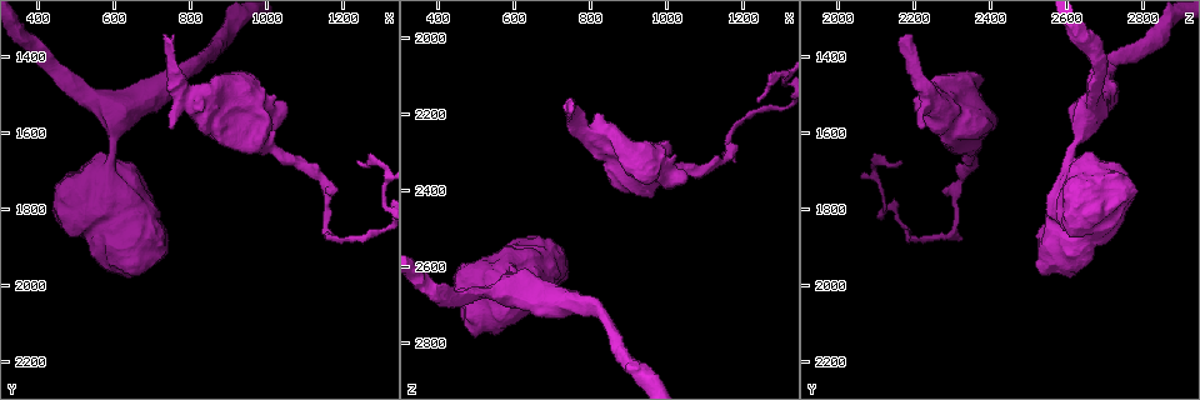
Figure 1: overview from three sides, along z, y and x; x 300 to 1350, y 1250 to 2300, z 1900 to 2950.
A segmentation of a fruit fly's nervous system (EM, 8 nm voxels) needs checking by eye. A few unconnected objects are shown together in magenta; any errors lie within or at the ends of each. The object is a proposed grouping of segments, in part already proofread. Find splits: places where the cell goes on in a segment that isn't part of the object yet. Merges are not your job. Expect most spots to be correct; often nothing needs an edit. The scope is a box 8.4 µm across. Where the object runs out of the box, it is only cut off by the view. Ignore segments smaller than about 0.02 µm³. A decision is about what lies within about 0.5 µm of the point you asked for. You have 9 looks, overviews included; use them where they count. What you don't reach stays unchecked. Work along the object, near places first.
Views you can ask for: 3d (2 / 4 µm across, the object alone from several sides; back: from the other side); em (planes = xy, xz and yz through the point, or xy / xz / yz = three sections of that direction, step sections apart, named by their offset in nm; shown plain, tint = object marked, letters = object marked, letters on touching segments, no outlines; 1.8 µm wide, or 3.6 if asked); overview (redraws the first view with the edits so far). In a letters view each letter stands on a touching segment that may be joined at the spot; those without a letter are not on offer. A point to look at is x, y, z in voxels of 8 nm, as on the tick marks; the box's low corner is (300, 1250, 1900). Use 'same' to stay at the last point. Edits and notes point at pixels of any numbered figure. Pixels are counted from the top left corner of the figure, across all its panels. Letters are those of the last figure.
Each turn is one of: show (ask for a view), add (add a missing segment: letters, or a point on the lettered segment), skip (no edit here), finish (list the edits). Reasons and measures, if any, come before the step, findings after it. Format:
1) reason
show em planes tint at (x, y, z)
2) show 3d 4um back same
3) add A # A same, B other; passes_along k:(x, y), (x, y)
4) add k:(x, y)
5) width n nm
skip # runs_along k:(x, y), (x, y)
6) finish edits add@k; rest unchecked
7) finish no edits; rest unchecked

show 3d 4um at (590, 1680, 2635)

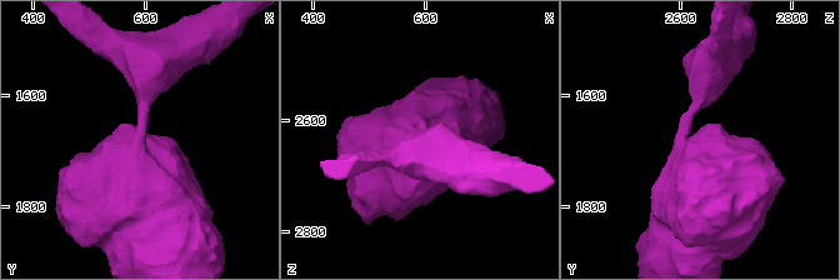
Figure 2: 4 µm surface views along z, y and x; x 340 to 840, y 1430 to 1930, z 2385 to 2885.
show em 3.6um xz step 16 tint at (595, 1685, 2630)

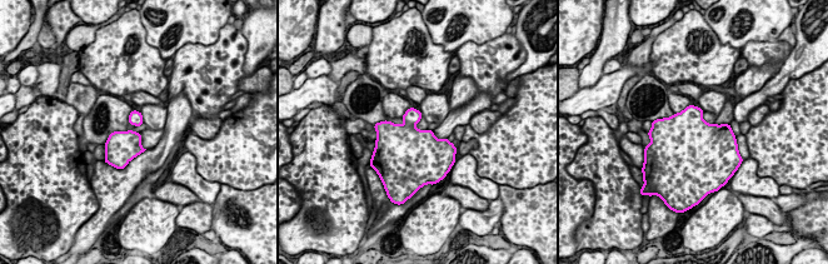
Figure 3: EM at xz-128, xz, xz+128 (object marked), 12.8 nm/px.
show em 3.6um planes letters same

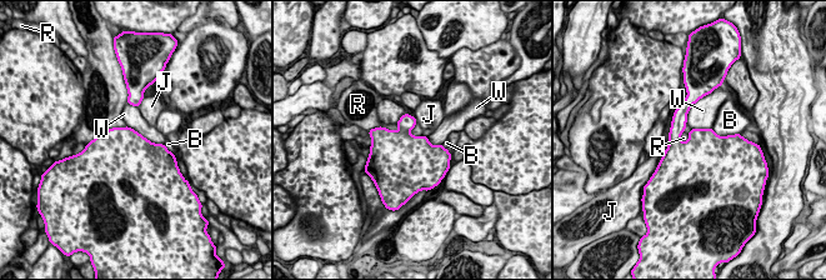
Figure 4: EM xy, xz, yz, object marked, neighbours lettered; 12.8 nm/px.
width 440 nm
skip # B other, J other, R other, W other; border 4:(399, 128), (371, 129); no lettered segment goes on from it

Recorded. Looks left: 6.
an open end
show 3d 4um at (735, 1340, 2175)

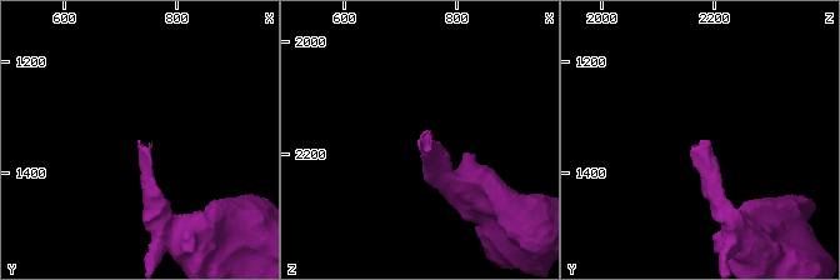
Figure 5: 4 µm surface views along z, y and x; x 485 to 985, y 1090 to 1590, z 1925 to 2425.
now the EM
show em xy step 8 letters at (730, 1340, 2175)

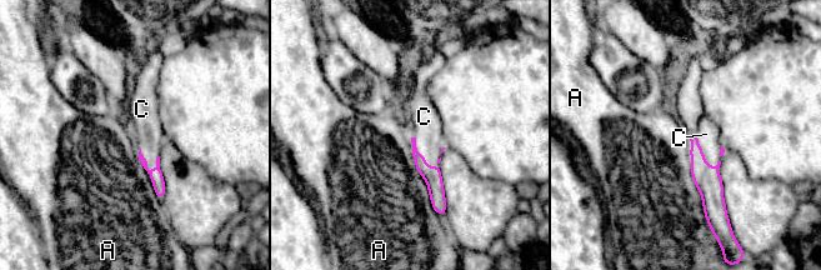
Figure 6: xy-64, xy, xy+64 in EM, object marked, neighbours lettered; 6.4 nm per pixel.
another direction
show em planes letters same

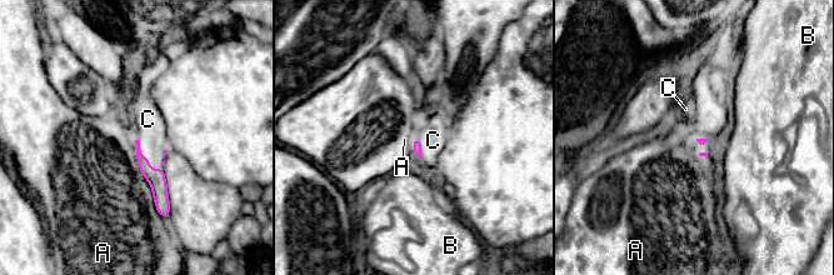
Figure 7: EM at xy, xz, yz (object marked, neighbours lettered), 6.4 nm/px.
add 7:(149, 121) # A other, B other, C same; passes_along 7:(156, 178), (148, 159), (149, 121); it goes on there

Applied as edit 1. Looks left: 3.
thin end
show em yz step 4 tint at (1240, 1675, 2175)

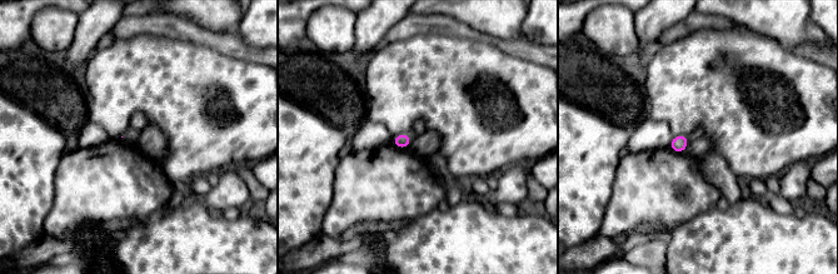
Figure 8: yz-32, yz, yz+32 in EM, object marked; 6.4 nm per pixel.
show em planes letters same

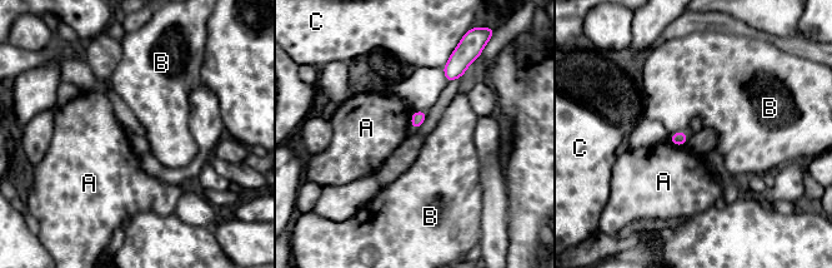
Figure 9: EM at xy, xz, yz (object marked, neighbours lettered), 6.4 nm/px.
longest_contact A 110 nm
skip # A other, B other, C other; border 9:(414, 112), (411, 128); none of them fits

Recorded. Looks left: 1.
finish edits add@7; rest unchecked

